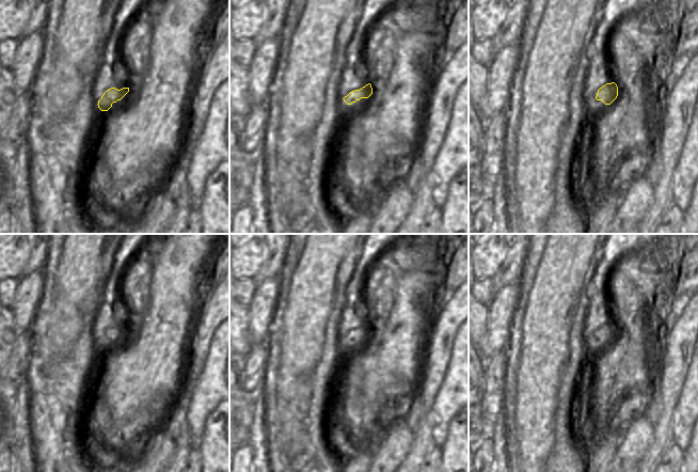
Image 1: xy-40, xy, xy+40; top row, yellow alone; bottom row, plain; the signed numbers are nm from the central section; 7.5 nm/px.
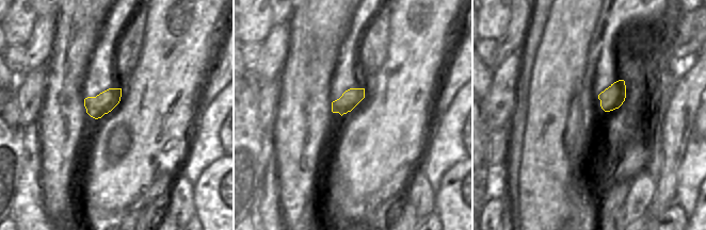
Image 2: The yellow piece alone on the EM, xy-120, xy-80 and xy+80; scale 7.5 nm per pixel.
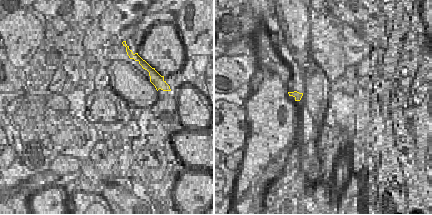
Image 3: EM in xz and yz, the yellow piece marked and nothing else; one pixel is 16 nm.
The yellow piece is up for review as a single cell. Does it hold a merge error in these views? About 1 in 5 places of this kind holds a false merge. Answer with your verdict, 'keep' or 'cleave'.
keep

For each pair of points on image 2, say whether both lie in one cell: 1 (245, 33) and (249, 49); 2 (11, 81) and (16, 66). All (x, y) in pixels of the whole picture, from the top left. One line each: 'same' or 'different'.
1: different
2: different

